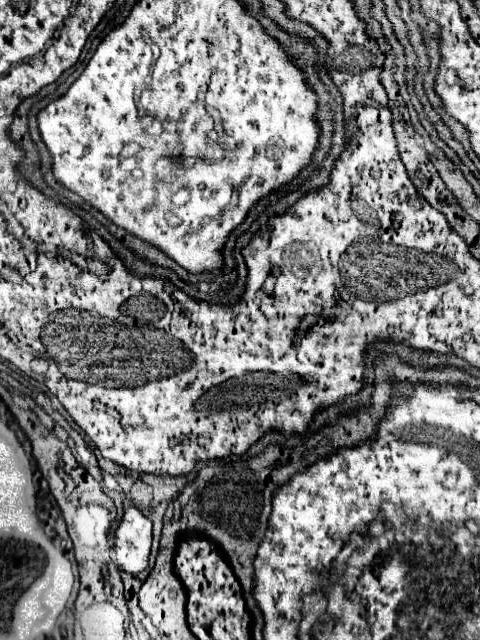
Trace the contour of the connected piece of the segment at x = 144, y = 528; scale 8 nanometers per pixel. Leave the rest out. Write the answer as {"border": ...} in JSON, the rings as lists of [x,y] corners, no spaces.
{"border":[[[125,504],[125,516],[115,528],[115,562],[131,574],[147,568],[151,552],[151,520],[133,504]]]}

